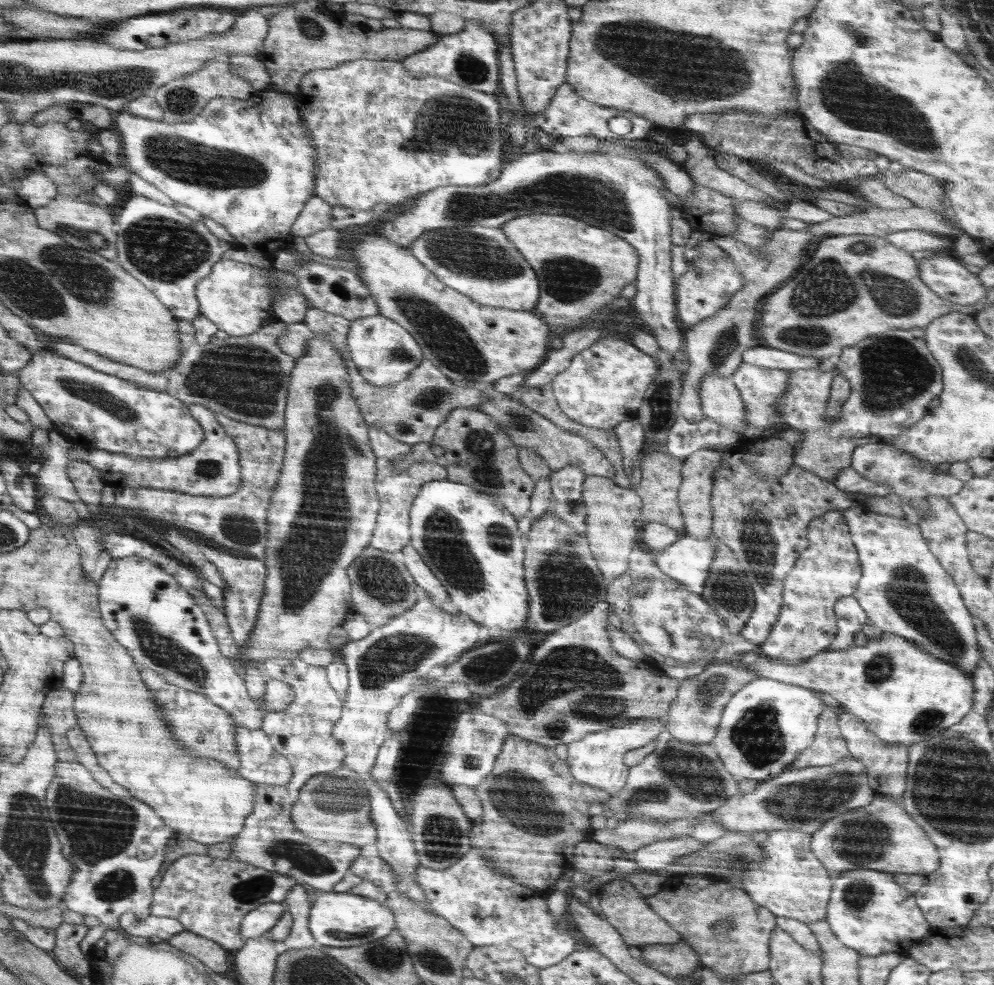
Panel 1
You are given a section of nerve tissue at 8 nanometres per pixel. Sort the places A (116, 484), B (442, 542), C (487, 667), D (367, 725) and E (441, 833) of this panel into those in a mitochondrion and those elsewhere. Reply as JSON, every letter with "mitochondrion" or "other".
{"A":"other","B":"mitochondrion","C":"mitochondrion","D":"other","E":"mitochondrion"}

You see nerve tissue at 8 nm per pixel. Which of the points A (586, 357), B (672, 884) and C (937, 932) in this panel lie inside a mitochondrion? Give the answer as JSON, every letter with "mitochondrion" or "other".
{"A":"other","B":"other","C":"other"}

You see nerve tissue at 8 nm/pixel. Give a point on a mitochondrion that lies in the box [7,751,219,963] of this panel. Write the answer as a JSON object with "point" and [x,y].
{"point":[93,825]}

